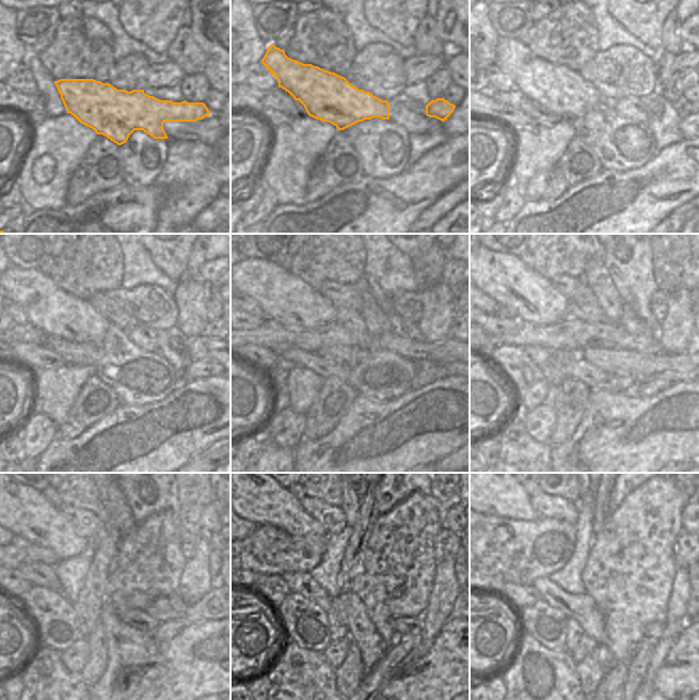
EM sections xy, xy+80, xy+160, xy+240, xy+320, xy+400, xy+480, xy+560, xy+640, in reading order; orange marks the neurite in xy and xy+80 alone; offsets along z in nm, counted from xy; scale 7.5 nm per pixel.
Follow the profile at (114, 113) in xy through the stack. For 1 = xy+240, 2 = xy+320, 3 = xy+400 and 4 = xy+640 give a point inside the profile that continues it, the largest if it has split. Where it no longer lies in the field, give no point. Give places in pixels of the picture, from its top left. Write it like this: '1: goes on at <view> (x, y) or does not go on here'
1: goes on at xy+240 (48, 307)
2: goes on at xy+320 (283, 297)
3: goes on at xy+400 (523, 293)
4: goes on at xy+640 (499, 494)

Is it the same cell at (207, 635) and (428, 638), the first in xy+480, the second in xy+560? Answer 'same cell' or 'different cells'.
different cells

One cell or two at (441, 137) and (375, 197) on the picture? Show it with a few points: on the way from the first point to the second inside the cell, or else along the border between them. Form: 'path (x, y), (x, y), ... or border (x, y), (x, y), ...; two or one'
border (432, 149), (424, 153), (409, 164); two

